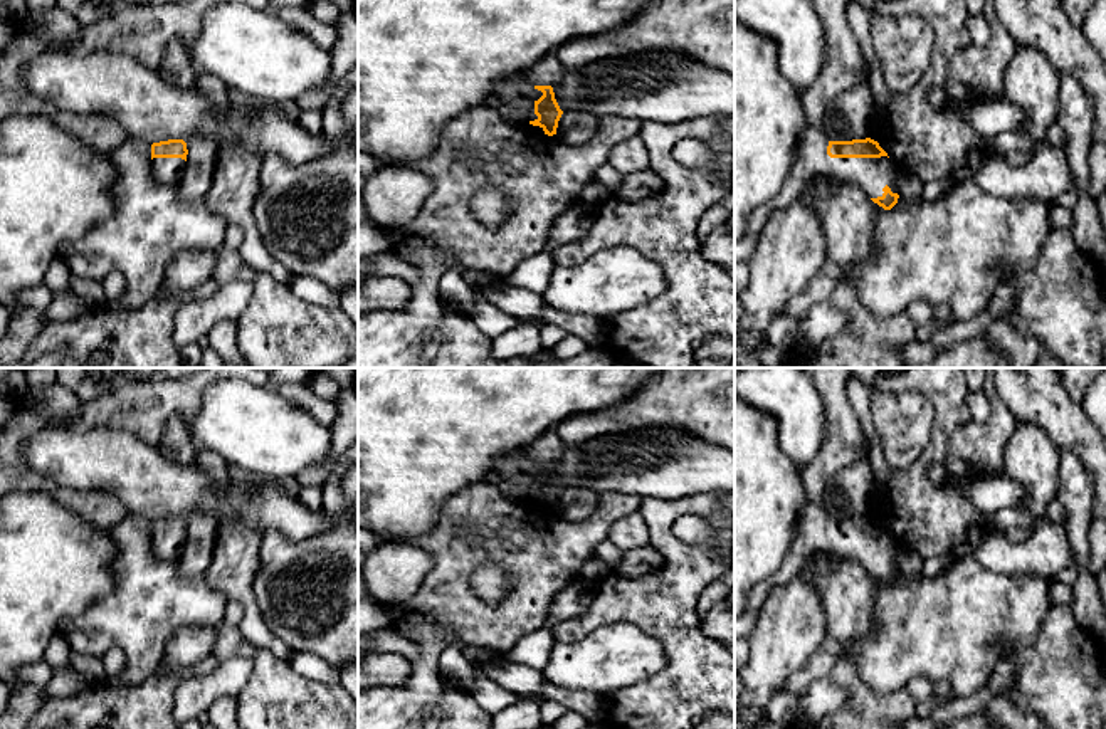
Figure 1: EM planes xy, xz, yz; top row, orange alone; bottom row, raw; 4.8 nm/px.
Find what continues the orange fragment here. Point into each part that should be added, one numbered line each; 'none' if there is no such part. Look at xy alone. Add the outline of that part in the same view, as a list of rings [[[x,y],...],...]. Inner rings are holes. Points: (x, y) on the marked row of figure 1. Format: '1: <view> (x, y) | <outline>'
1: xy (167, 172) | [[[153,158],[151,160],[153,176],[158,183],[175,186],[185,168],[182,158]]]

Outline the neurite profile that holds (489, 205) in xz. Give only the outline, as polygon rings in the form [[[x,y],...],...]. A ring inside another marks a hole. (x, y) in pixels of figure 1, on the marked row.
[[[489,186],[474,193],[471,200],[474,217],[487,227],[499,227],[509,215],[509,198]]]

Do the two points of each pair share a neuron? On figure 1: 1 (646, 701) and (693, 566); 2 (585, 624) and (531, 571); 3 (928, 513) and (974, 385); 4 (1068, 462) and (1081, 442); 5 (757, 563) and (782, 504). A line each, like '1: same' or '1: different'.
1: same
2: different
3: different
4: different
5: same

